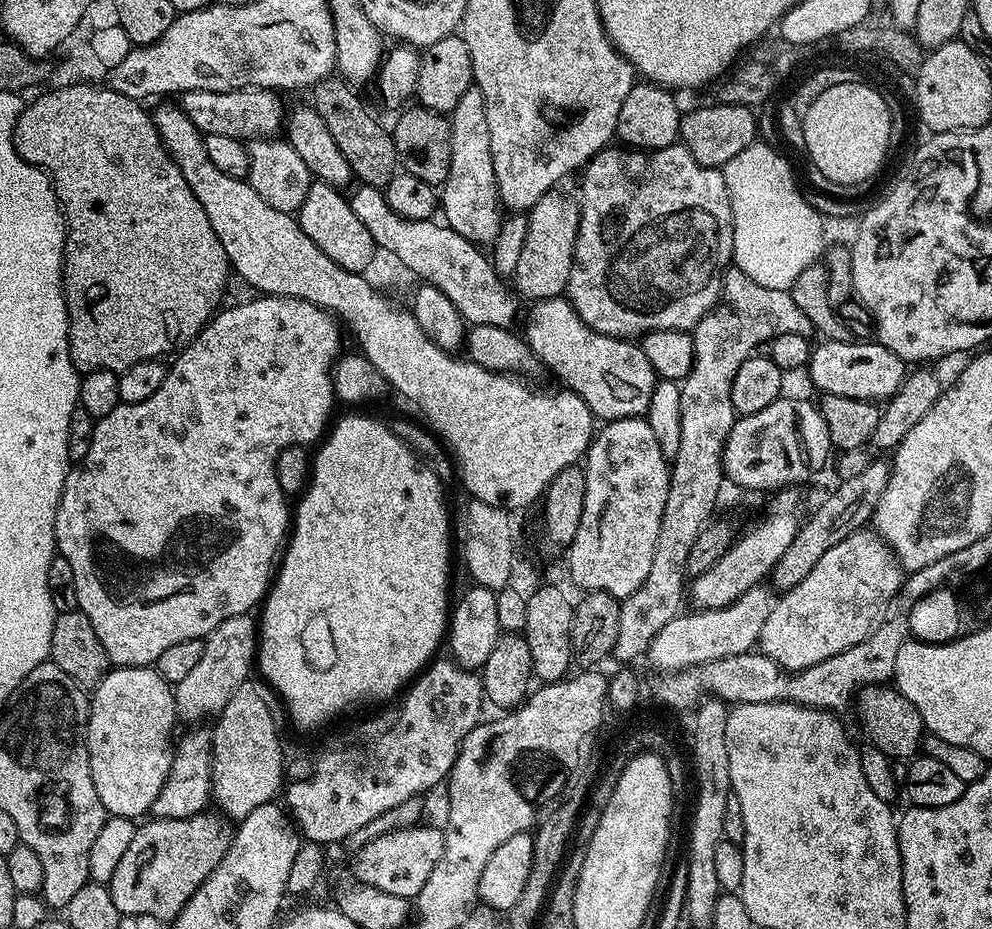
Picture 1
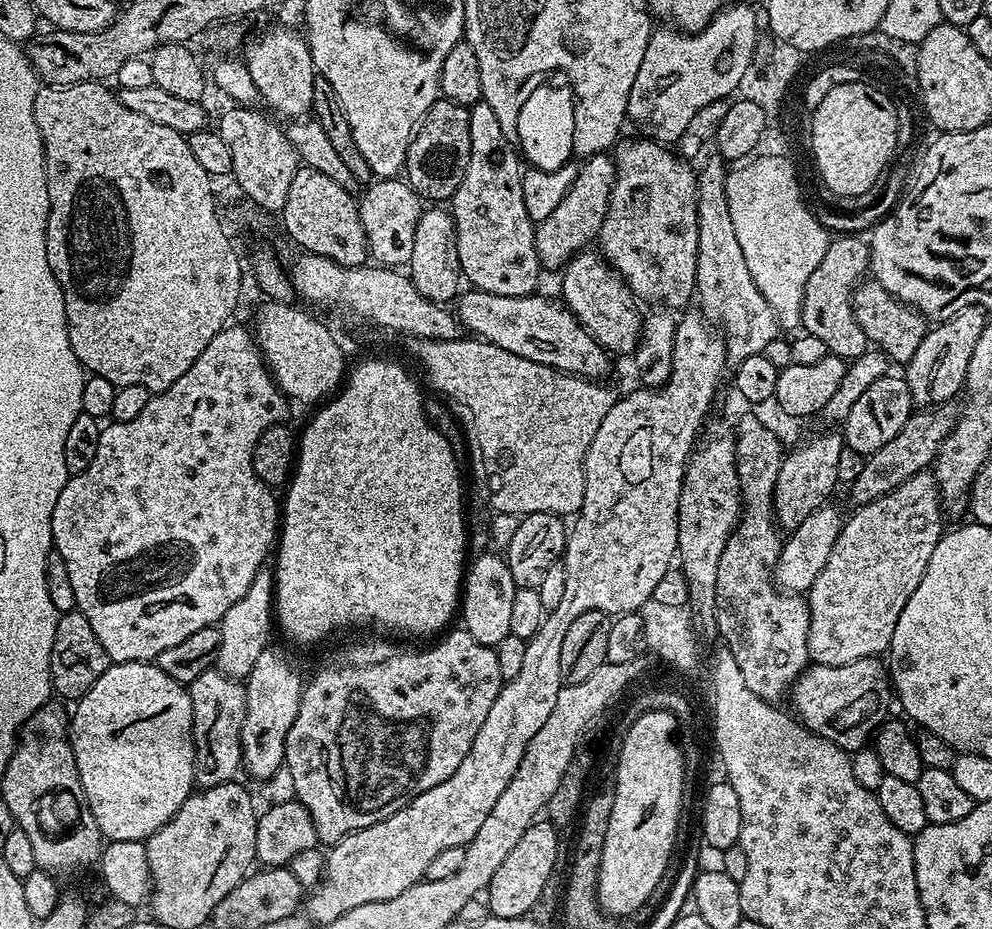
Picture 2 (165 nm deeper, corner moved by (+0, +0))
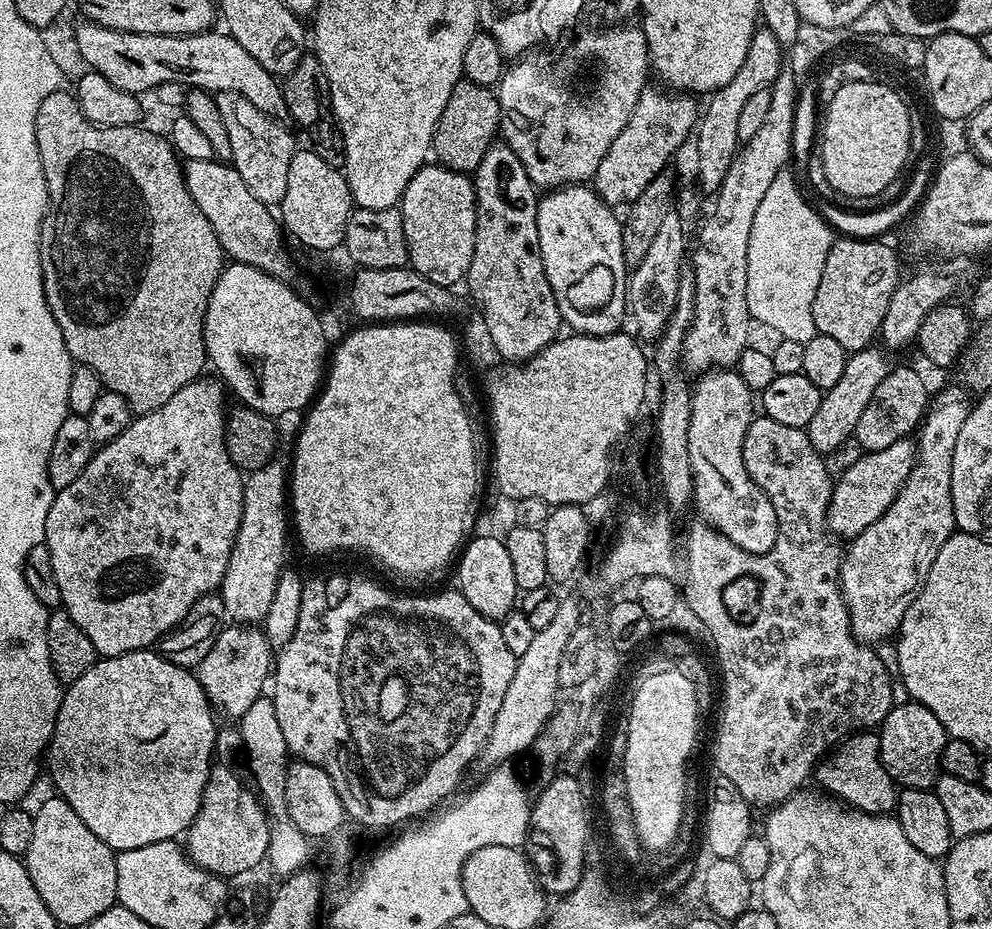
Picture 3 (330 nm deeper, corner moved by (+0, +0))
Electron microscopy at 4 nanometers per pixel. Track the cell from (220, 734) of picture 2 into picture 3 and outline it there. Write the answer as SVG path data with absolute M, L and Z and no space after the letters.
M226 626L218 634L218 638L210 646L210 654L202 658L198 669L198 679L202 690L208 695L208 703L213 709L225 712L229 716L229 721L239 721L241 716L254 706L256 700L261 699L263 690L266 688L266 681L274 668L274 648L273 645L264 637L263 631L256 626Z

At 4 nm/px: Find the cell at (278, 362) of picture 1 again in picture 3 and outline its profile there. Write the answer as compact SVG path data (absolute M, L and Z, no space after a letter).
M201 378L192 384L182 386L182 390L178 390L178 394L174 394L174 398L170 398L170 402L165 402L162 406L158 406L158 410L150 410L149 412L139 413L133 419L131 426L122 434L118 434L118 438L114 438L109 444L101 444L93 451L90 462L86 466L86 470L82 470L82 474L78 474L78 478L74 478L74 482L70 482L70 486L59 489L53 495L52 505L50 506L50 514L46 514L46 530L44 531L44 545L50 550L50 562L54 566L54 578L58 581L58 590L62 590L62 608L63 611L70 614L70 618L74 618L74 622L78 622L78 626L82 626L82 634L86 634L86 638L90 638L90 642L94 642L94 650L101 657L121 656L127 652L139 652L148 650L159 641L160 637L171 632L177 624L181 624L186 618L186 614L190 610L190 606L194 606L194 602L198 602L198 598L203 596L211 596L219 589L222 578L226 574L226 566L230 562L230 554L234 550L234 542L236 535L242 523L242 508L244 506L244 482L245 477L239 468L234 466L234 462L230 462L230 454L226 450L226 438L224 437L224 422L226 419L226 407L224 408L224 396L226 397L226 389L219 379Z

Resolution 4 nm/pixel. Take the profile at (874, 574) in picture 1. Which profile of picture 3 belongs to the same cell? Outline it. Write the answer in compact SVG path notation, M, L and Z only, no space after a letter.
M944 392L940 401L937 404L935 401L929 407L914 440L916 465L910 470L902 490L896 495L886 514L882 514L882 518L878 518L874 526L866 526L866 530L855 536L843 553L840 562L840 591L844 593L852 632L861 644L876 646L899 633L902 618L910 602L914 602L921 586L926 582L930 566L934 566L934 558L938 558L938 550L942 550L942 542L946 542L946 538L950 538L956 528L954 502L950 494L950 474L954 466L954 446L958 442L962 422L966 422L970 411L969 401L964 401L965 393L960 392Z

